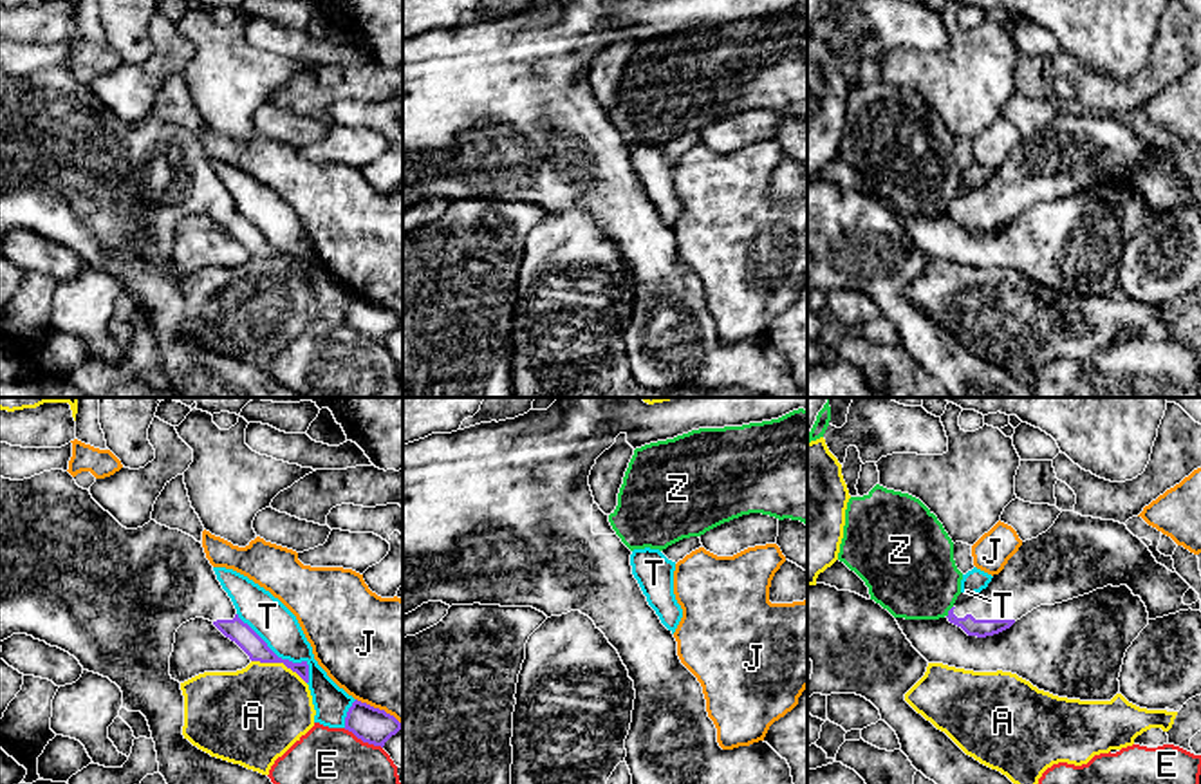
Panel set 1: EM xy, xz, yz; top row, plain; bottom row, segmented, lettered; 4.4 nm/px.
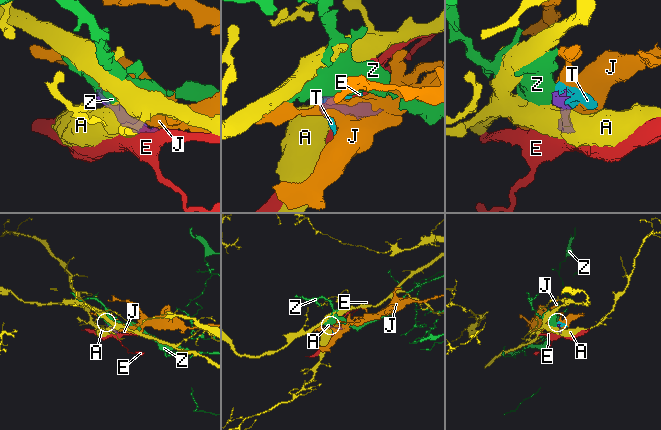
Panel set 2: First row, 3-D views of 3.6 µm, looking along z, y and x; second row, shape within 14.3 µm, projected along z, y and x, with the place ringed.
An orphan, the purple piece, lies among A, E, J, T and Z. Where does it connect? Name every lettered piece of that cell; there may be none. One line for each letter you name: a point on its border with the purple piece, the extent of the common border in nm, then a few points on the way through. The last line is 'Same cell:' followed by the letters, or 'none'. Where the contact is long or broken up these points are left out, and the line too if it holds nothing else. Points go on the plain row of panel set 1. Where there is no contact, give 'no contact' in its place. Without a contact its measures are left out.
Same cell: none

